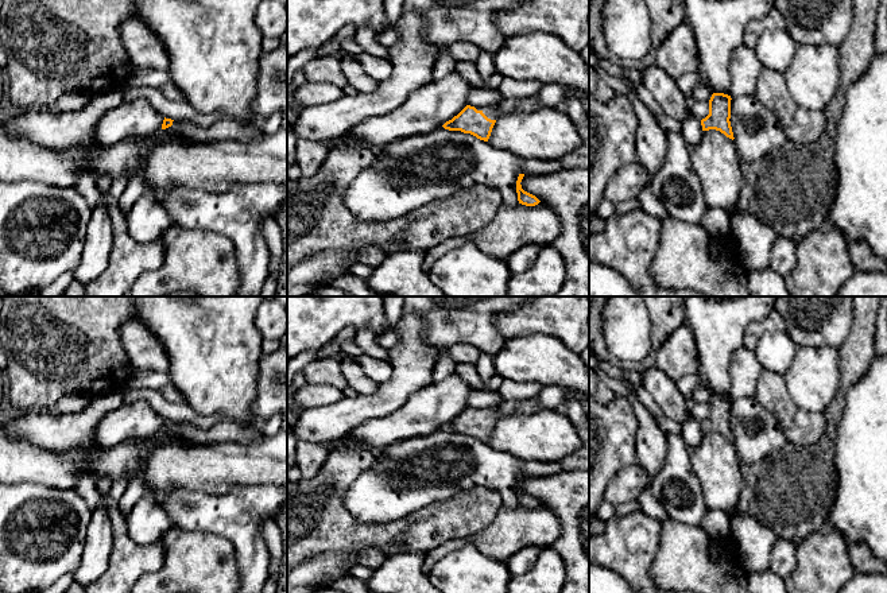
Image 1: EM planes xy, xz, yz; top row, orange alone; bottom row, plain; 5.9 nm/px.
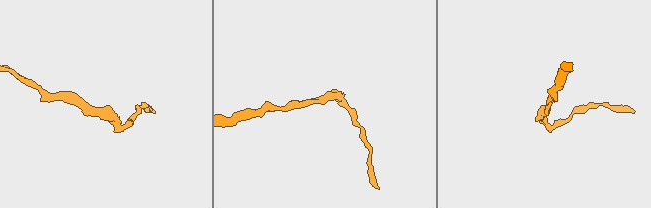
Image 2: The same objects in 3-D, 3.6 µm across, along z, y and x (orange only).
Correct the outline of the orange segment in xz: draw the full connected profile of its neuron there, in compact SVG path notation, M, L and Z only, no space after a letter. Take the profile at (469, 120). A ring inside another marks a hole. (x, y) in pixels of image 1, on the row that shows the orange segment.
M466 105L457 116L446 121L442 127L449 131L470 133L480 140L488 142L496 120L506 112L496 105L489 105L484 111Z

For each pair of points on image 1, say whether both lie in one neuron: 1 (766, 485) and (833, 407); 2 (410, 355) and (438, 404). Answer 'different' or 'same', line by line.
1: same
2: different

